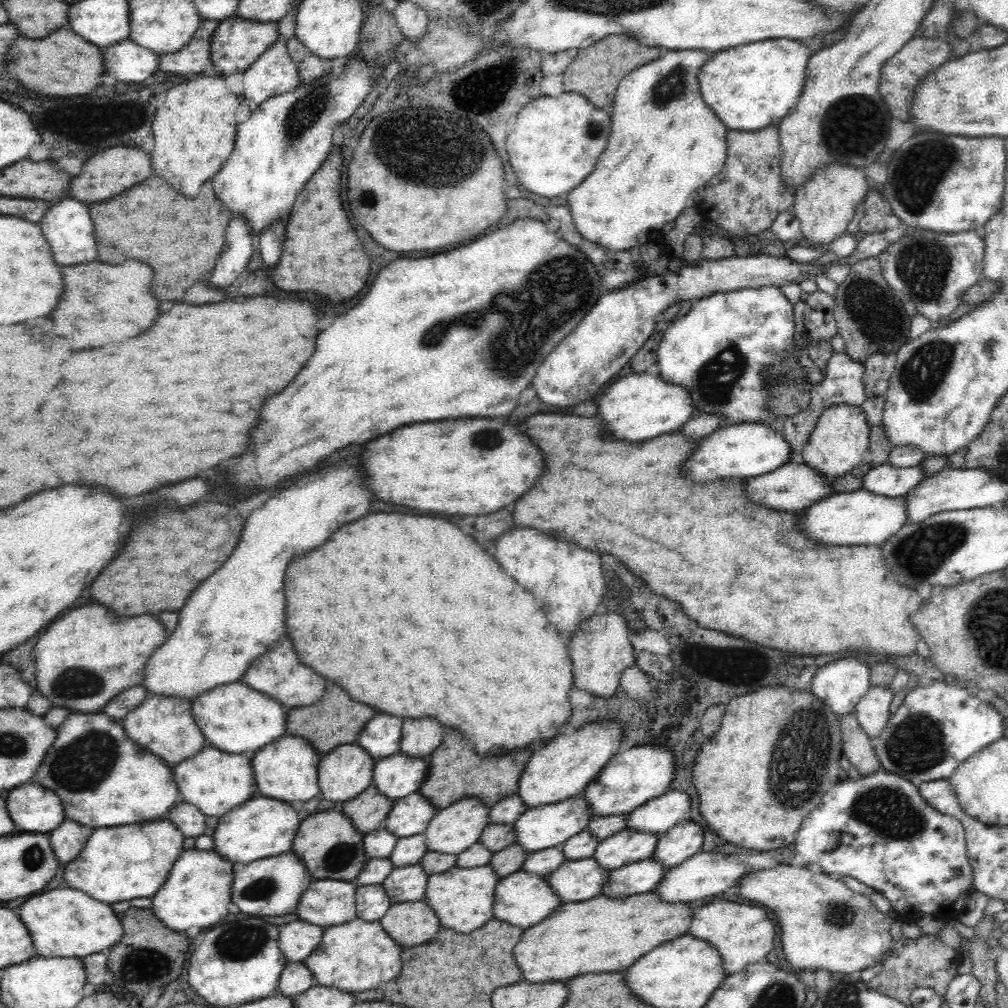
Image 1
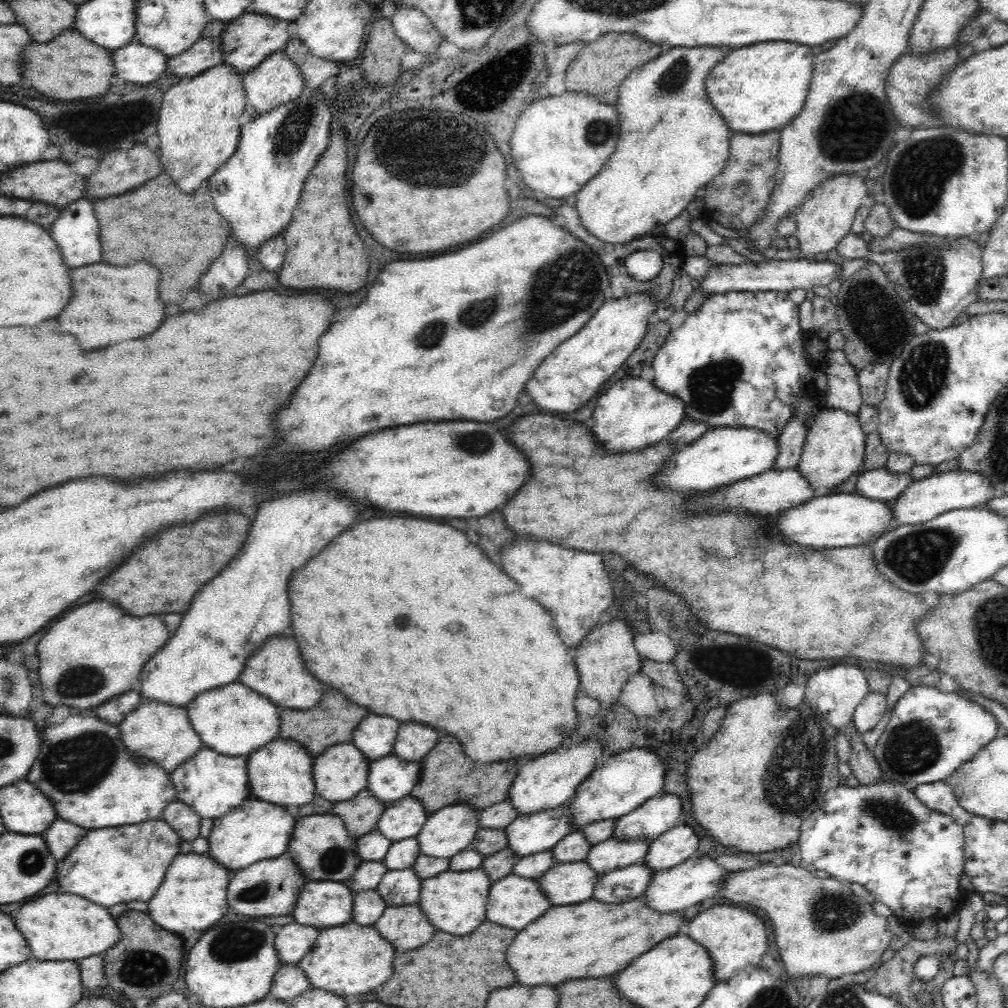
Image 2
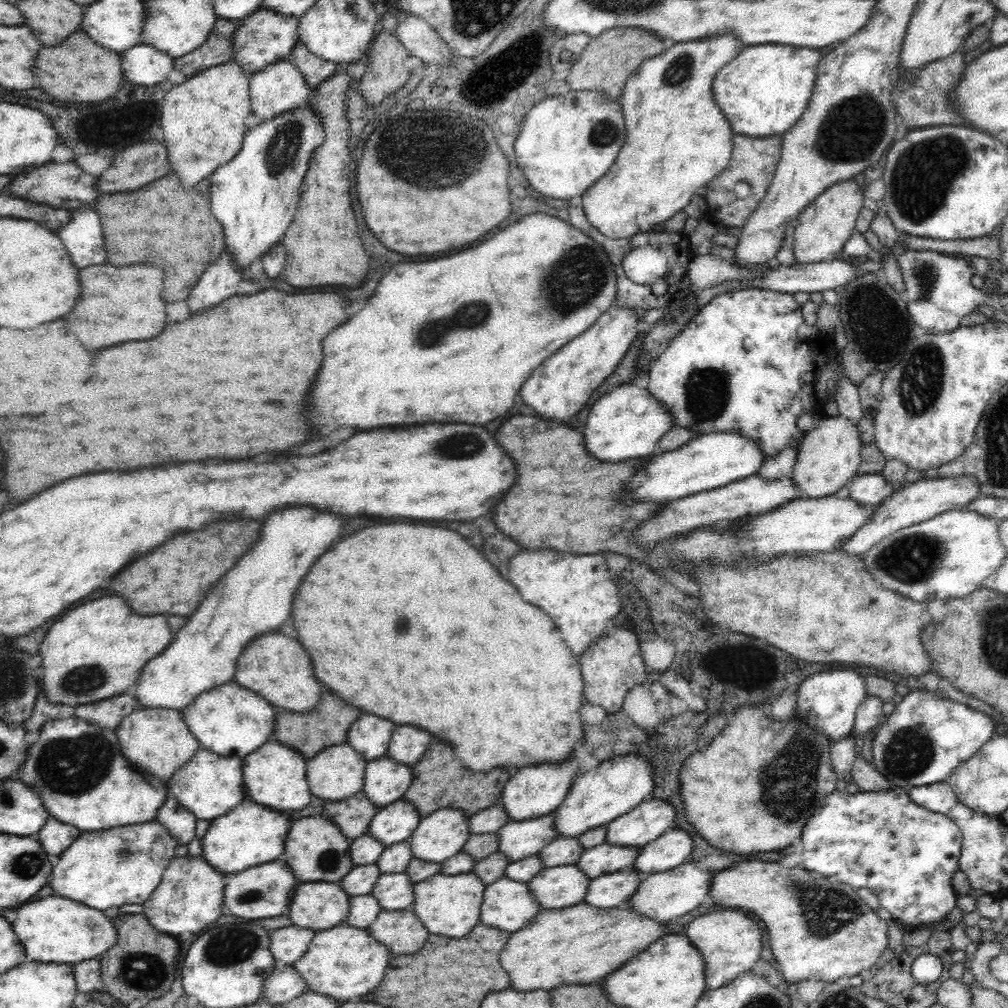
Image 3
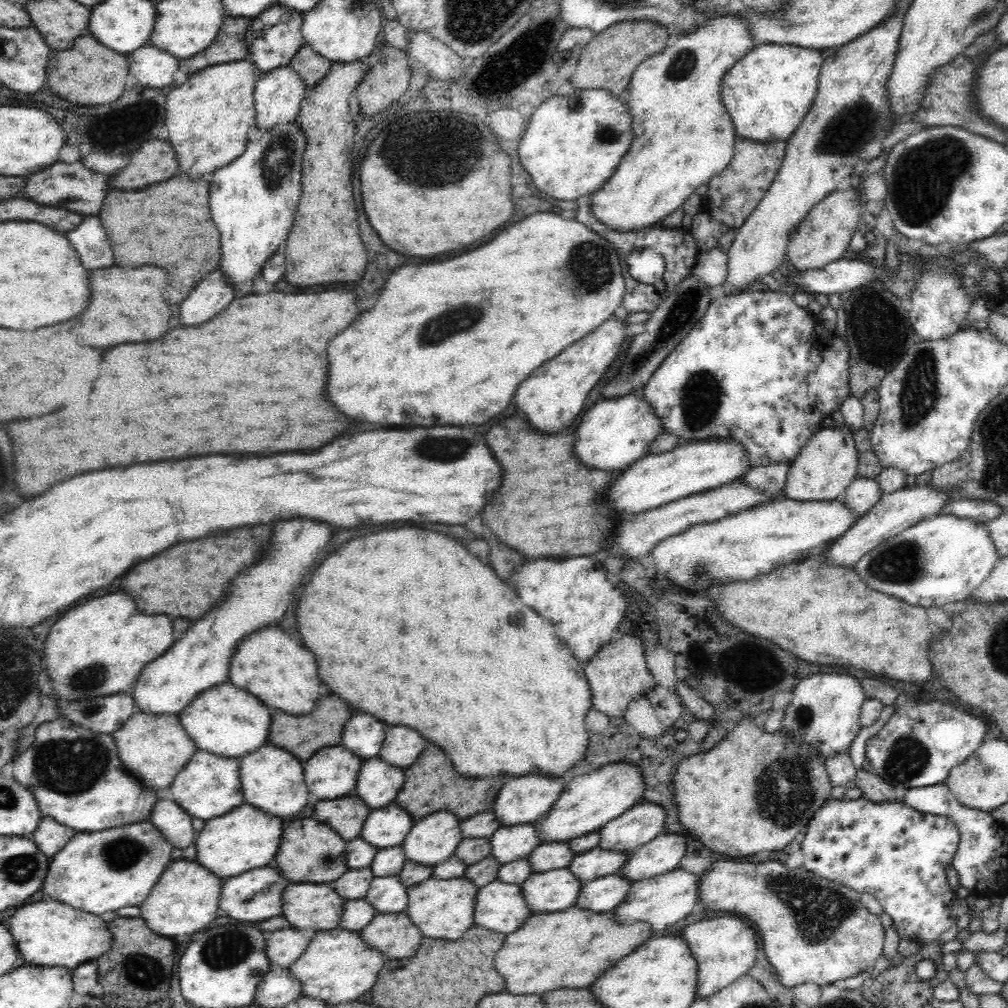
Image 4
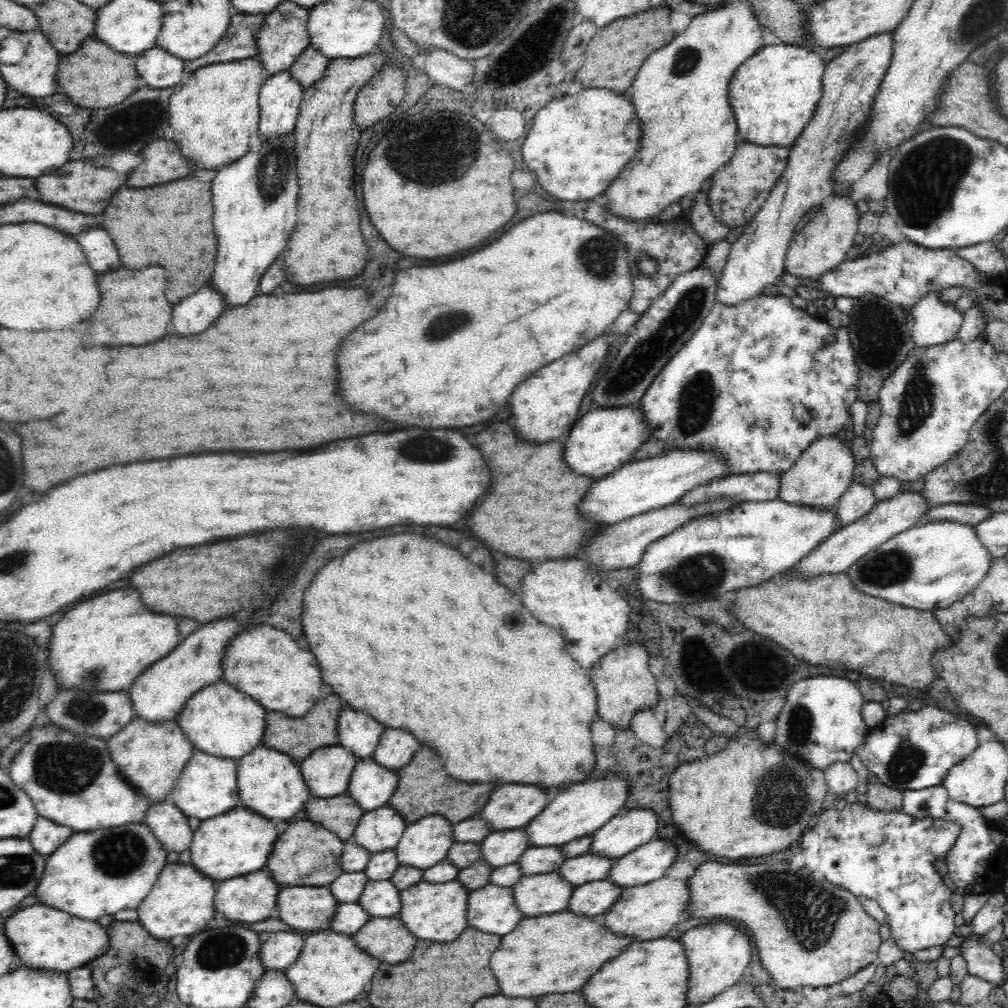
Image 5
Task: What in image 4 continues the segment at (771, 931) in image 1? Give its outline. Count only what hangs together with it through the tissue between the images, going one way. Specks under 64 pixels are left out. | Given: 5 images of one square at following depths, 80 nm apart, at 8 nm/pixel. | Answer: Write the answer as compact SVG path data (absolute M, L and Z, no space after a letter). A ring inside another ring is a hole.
M736 916L715 917L696 922L686 928L683 939L696 960L696 992L694 999L707 999L720 992L737 978L746 975L756 960L756 931L744 918Z

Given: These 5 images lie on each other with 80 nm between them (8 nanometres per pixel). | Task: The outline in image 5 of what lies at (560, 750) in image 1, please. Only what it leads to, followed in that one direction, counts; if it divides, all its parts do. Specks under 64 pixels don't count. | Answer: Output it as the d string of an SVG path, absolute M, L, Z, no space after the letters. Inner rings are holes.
M502 784L496 786L490 795L488 803L476 815L484 819L484 823L490 827L490 832L522 829L549 804L546 791L534 785Z

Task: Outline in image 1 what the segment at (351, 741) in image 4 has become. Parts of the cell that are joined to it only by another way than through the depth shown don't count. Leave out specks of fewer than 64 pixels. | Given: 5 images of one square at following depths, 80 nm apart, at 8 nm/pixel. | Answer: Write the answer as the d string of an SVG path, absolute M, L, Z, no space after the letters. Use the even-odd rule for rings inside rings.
M388 714L372 716L358 732L356 744L376 762L399 753L401 720Z

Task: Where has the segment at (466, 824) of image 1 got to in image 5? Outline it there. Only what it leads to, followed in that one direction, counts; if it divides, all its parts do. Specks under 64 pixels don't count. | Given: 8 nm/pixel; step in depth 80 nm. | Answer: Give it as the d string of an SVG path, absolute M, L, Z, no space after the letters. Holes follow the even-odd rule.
M424 816L404 828L394 853L398 865L422 872L445 859L453 843L452 825L443 816Z

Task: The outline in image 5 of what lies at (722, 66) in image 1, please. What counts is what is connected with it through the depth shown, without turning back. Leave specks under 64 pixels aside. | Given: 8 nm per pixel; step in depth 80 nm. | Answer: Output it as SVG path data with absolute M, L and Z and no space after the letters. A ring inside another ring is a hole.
M784 43L766 45L738 67L729 100L737 120L738 137L763 147L788 147L807 127L822 98L826 63L822 52Z

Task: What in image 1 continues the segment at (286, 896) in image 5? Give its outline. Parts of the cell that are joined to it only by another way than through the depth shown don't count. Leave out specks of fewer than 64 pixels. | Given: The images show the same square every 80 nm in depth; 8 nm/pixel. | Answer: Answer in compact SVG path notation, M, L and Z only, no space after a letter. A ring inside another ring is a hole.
M316 880L304 891L296 916L319 927L331 927L356 919L353 882L342 880Z

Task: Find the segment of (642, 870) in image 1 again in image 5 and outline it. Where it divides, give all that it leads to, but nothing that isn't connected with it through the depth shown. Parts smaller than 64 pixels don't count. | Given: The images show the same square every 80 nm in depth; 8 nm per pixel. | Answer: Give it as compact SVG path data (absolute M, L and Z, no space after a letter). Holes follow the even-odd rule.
M606 879L574 887L565 910L576 916L598 919L612 906L622 891Z

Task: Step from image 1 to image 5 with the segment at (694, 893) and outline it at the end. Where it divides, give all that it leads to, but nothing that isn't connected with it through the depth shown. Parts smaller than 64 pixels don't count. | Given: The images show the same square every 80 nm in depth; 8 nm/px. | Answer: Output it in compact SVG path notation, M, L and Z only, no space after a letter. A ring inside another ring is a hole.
M663 877L646 886L625 888L612 906L599 917L601 924L618 937L630 938L631 942L664 937L686 912L686 885L686 879L669 880Z

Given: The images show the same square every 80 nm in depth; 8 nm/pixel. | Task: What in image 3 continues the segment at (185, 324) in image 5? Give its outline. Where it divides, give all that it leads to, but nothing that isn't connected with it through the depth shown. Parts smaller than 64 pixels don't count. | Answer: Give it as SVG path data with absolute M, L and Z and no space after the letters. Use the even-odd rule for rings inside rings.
M224 252L216 264L212 264L194 290L190 291L188 296L188 310L190 314L198 314L202 310L212 310L214 306L218 307L220 303L236 295L241 280L245 278L237 270L233 260Z

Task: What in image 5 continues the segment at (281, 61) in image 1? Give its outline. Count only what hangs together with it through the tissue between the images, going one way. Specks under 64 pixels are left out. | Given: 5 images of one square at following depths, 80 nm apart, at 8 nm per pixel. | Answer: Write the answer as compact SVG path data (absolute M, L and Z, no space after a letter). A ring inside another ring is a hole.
M288 71L271 75L259 92L260 137L271 141L279 136L292 134L302 99L303 88Z

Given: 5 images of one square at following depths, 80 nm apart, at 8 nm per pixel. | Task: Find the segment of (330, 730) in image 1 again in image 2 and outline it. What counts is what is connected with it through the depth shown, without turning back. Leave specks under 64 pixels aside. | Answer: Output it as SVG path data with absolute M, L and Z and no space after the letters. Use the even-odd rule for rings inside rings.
M328 690L322 694L317 705L305 711L282 710L280 712L280 734L278 739L299 742L313 759L322 754L324 750L336 744L350 743L352 730L358 726L358 722L370 712L366 707L358 706L342 696L338 690Z

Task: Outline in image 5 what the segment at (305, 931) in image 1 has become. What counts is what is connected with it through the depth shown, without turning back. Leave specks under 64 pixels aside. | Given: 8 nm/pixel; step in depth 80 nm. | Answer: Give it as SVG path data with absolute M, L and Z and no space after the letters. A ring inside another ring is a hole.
M279 931L264 935L258 948L258 959L262 963L262 968L286 970L300 954L304 933L297 931Z

